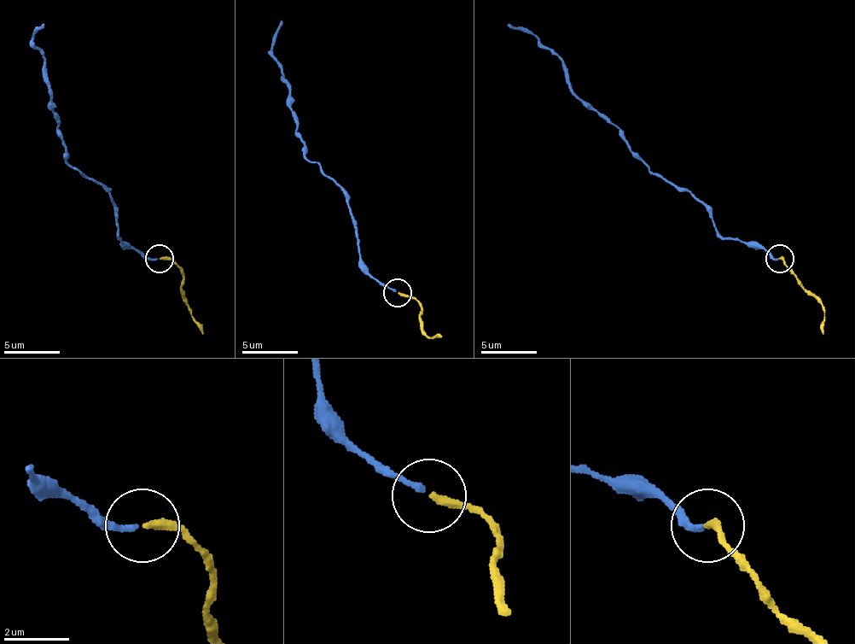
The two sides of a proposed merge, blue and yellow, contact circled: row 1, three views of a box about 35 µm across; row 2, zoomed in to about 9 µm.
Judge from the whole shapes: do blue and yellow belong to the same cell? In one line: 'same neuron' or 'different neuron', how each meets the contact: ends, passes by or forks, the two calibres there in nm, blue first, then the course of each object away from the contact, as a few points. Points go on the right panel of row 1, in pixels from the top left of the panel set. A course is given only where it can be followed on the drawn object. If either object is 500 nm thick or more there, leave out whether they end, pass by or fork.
same neuron; blue ends; yellow ends; calibres 160 and 240 nm; course blue (779, 258), (739, 238), (725, 238), (711, 213), (655, 173), (619, 128), (576, 95), (565, 64), (506, 24); course yellow (779, 258), (823, 308), (823, 334)

